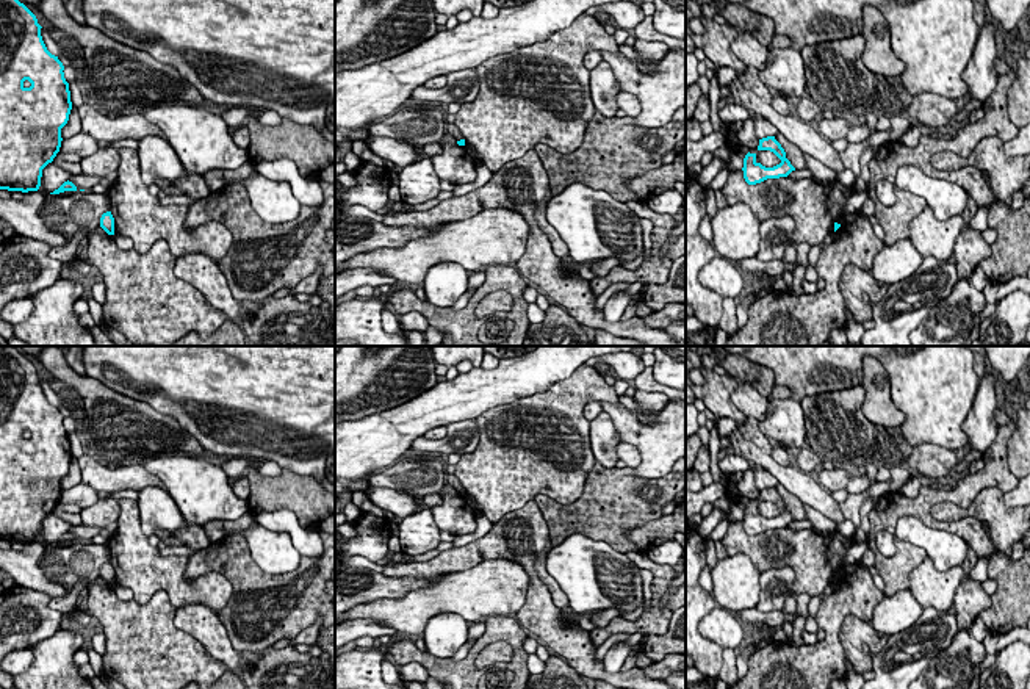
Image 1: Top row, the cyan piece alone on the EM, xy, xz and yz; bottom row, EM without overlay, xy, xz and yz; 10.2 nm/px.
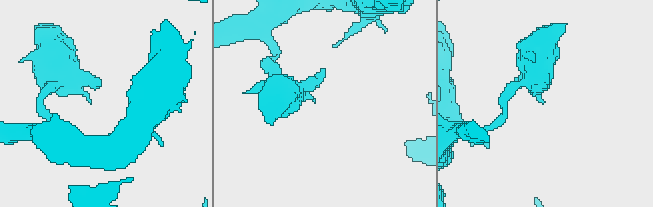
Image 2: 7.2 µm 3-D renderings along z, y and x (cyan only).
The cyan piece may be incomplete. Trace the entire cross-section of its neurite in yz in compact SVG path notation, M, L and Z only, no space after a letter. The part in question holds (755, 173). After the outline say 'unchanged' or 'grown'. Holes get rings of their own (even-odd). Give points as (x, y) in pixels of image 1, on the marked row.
M767 136L759 139L758 150L770 150L773 152L781 163L773 168L765 168L756 161L756 153L747 153L744 158L744 179L748 185L761 183L767 179L780 179L787 177L795 168L786 158L786 152L781 144L775 139L775 136Z; unchanged

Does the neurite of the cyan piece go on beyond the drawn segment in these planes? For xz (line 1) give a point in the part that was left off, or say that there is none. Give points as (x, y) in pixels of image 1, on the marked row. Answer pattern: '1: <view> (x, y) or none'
1: none

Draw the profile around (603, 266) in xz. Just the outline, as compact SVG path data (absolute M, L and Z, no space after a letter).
M604 258L604 260L600 260L598 263L592 265L590 271L596 277L604 277L617 266L620 266L620 260L617 260L617 258Z

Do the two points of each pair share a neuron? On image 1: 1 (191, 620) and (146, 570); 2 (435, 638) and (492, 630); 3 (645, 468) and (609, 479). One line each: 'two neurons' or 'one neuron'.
1: two neurons
2: two neurons
3: two neurons

